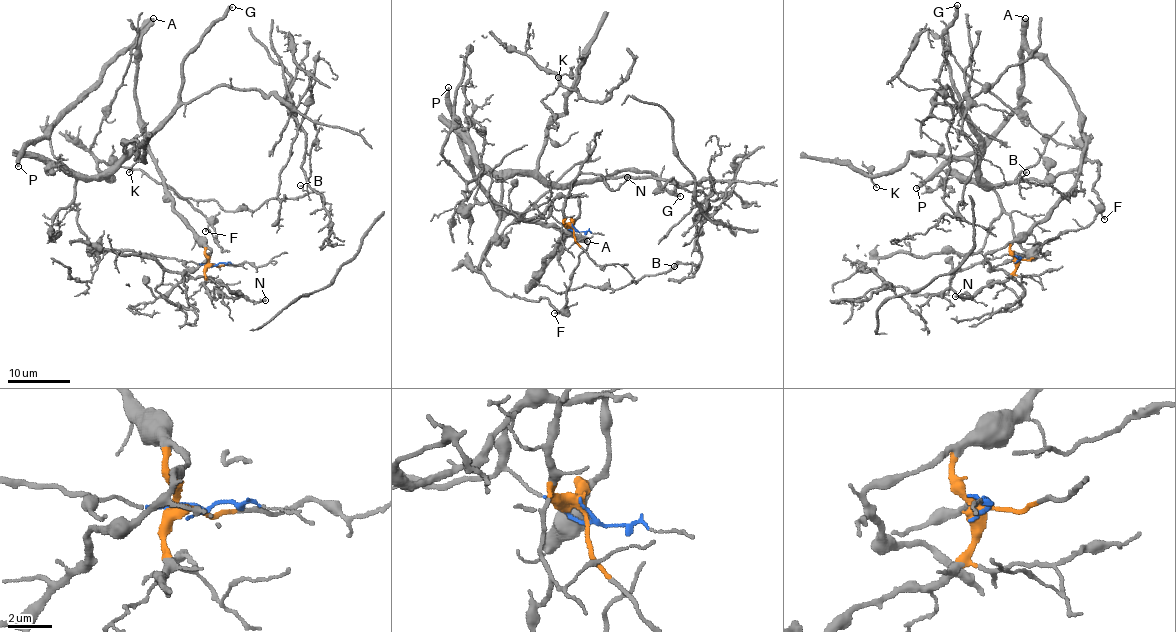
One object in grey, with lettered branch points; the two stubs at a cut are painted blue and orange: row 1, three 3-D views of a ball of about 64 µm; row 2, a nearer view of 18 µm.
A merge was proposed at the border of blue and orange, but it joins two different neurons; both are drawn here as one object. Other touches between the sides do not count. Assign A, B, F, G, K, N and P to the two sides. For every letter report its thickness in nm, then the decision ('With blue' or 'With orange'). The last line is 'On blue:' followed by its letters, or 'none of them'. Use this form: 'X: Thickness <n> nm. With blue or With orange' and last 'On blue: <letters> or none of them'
A: Thickness 500 nm. With orange
B: Thickness 100 nm. With orange
F: Thickness 130 nm. With blue
G: Thickness 380 nm. With blue
K: Thickness 110 nm. With blue
N: Thickness 140 nm. With orange
P: Thickness 260 nm. With orange
On blue: F, G, K

